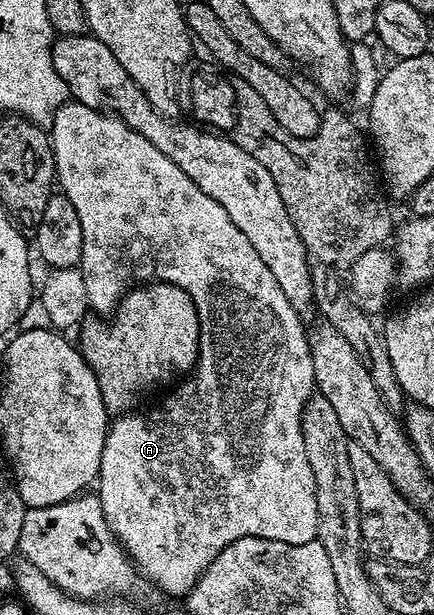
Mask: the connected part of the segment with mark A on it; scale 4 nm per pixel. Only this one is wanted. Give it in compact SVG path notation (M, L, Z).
M71 99L56 111L49 122L49 136L51 138L51 150L55 160L55 180L57 189L62 196L73 203L73 211L77 211L77 219L81 219L81 259L78 268L83 270L85 279L85 291L87 292L87 304L96 314L114 314L120 301L127 296L128 292L136 288L137 283L147 283L152 280L151 261L155 264L155 277L160 281L181 287L193 299L193 307L197 307L197 319L199 320L199 358L195 368L182 383L176 384L170 390L171 393L156 409L148 413L132 411L126 415L119 415L110 422L105 447L101 451L101 467L97 478L97 496L107 525L114 531L115 540L123 546L127 556L131 558L136 570L143 573L163 593L171 597L186 598L191 588L199 582L199 577L237 539L246 537L260 537L261 539L273 539L290 545L300 545L316 540L319 536L317 531L317 491L313 470L309 467L309 458L305 455L305 439L303 438L303 408L309 398L316 392L315 372L313 371L313 359L311 348L307 342L309 333L303 330L304 318L285 299L285 291L277 287L277 279L265 267L261 255L249 239L245 239L245 231L229 219L225 207L217 203L217 199L209 199L173 159L169 159L145 135L141 135L121 120L120 117L110 112L93 107L85 107L79 101Z

